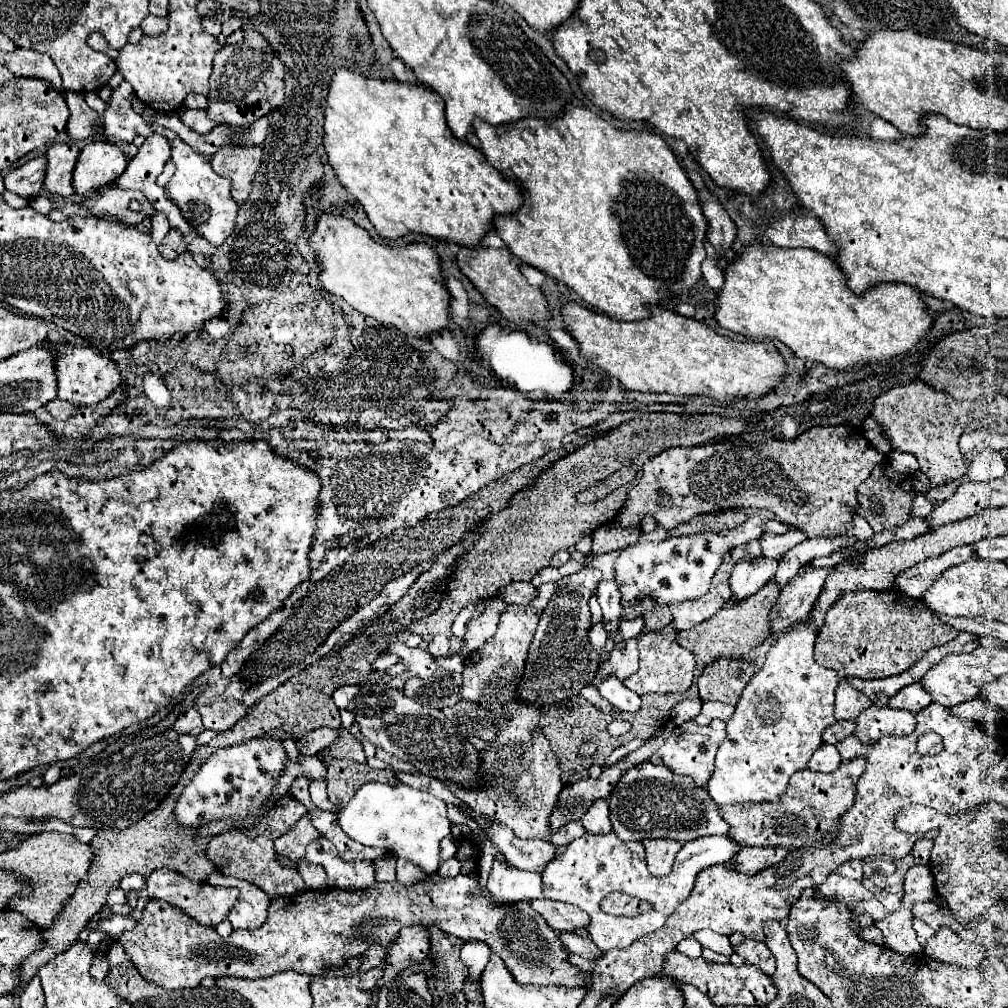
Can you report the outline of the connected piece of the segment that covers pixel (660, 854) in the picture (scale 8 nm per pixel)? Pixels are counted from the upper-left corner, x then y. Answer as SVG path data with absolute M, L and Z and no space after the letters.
M642 840L646 848L648 868L654 876L666 876L672 872L672 862L676 852L680 850L678 840Z

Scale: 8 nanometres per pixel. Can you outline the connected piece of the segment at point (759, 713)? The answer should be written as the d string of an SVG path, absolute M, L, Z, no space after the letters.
M798 624L786 634L780 634L778 642L770 646L762 670L752 676L744 688L734 714L726 722L726 738L716 754L716 770L708 792L716 804L744 804L744 802L776 802L786 792L788 780L796 770L806 768L812 752L822 744L822 732L836 722L834 718L834 690L838 686L836 672L822 668L814 662L816 628L812 624Z

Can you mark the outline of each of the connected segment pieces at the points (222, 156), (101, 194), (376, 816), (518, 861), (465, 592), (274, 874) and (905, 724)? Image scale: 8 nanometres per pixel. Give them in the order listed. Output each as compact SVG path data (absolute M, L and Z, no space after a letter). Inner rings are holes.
M226 146L210 158L210 166L220 176L230 176L232 180L232 198L238 204L244 204L250 196L254 174L260 166L262 148L254 146Z
M102 188L98 190L94 196L84 198L82 206L88 208L94 216L98 218L110 218L114 222L122 222L128 226L136 226L142 224L142 220L152 218L152 214L156 212L154 206L146 200L146 196L130 196L128 190L120 190L120 188ZM132 200L142 202L142 210L140 212L132 212L128 208L128 204Z
M324 782L310 784L312 802L328 812L338 814L338 826L356 842L364 846L378 846L384 850L392 850L394 856L412 860L426 874L438 870L440 864L440 840L450 834L450 820L446 818L446 804L434 798L428 792L414 790L402 784L380 784L366 782L356 790L348 804L336 806L326 796Z
M484 816L474 818L474 822L484 830L488 840L506 856L506 860L516 868L542 872L542 868L546 868L546 864L554 856L558 856L558 848L546 840L520 840L510 832L510 828L490 822Z
M618 412L610 414L606 420L582 428L574 432L574 448L566 452L566 456L558 456L554 466L546 466L538 478L534 478L526 488L512 496L510 504L482 518L480 524L472 526L456 544L464 544L472 540L472 548L468 548L452 568L452 580L446 584L446 600L436 608L436 612L450 612L450 626L458 612L474 600L494 598L498 588L522 580L530 582L542 568L550 566L550 560L556 552L572 548L584 532L590 528L598 528L616 518L622 508L622 500L638 482L642 472L642 464L658 456L668 448L690 448L706 444L712 438L724 438L740 434L748 428L746 418L720 418L712 414L644 414L638 420L630 420L630 424L618 422ZM618 468L634 468L636 478L624 486L602 496L602 484L610 476L600 476L610 470L610 474L618 472Z
M286 796L284 802L266 816L266 820L262 820L252 832L236 832L236 830L228 830L216 838L212 838L206 846L206 856L208 860L214 862L216 870L226 874L226 876L234 876L246 882L256 884L258 888L262 888L270 898L274 896L292 896L292 894L300 894L306 890L306 884L302 880L302 876L292 870L292 868L282 868L276 858L274 858L274 840L280 838L282 834L286 834L302 816L306 814L306 806L300 804L294 796Z
M872 706L864 710L854 720L854 736L860 738L864 744L874 744L878 738L886 734L912 734L916 726L916 718L912 712L894 710L888 706Z

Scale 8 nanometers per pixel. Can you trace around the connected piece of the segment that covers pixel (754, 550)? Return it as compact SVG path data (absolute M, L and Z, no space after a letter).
M752 540L752 542L748 542L748 544L742 544L742 546L734 548L734 550L730 552L730 556L732 556L732 560L734 560L736 564L742 562L742 560L758 560L758 558L762 556L760 540Z

